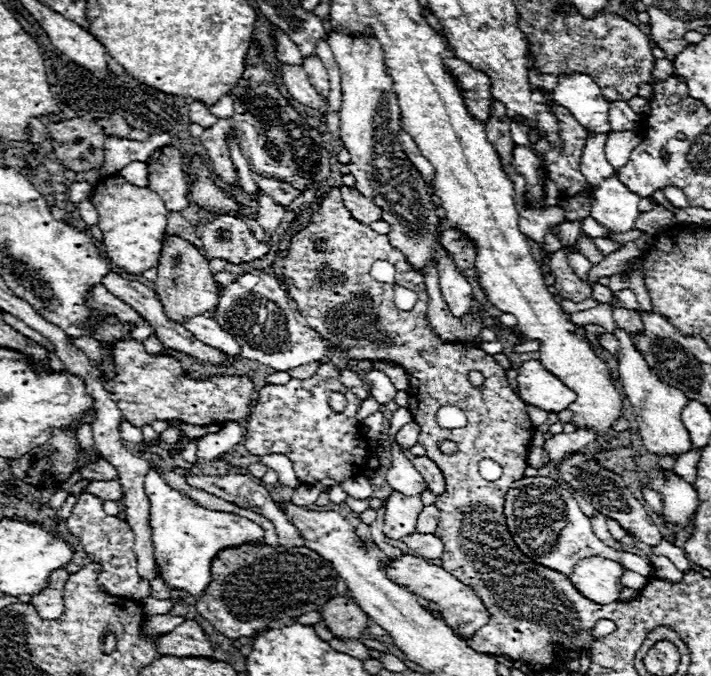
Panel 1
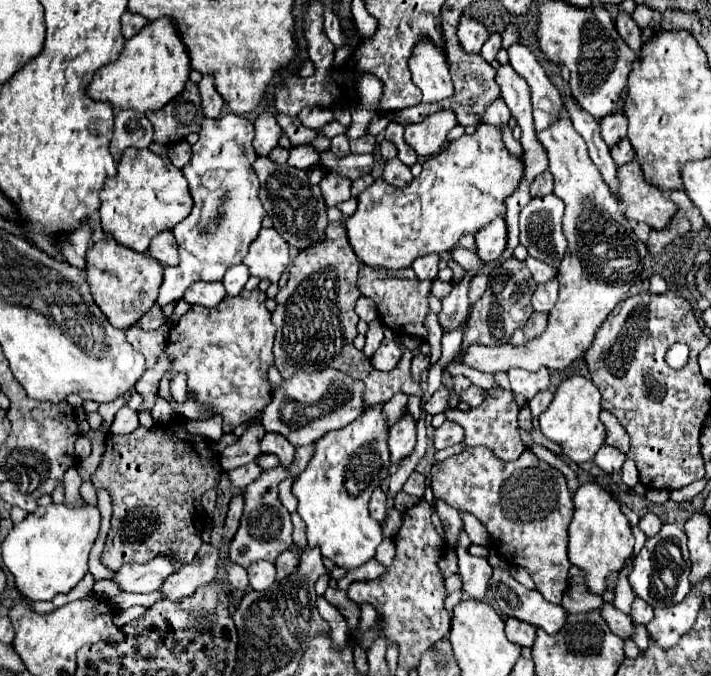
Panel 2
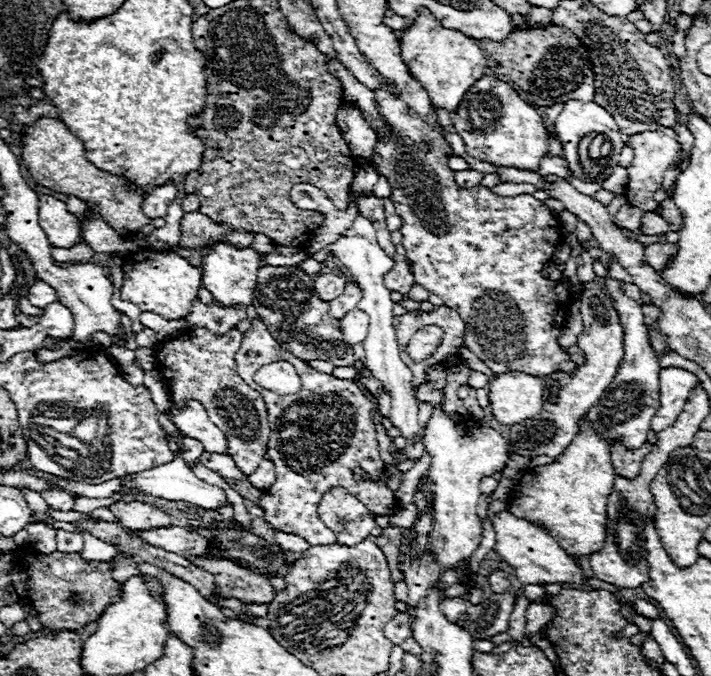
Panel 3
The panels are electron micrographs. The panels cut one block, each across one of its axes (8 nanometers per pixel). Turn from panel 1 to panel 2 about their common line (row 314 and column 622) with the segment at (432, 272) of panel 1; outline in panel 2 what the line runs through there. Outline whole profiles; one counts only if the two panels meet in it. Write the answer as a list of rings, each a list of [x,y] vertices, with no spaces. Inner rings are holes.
[[[602,410],[600,420],[602,420],[602,424],[606,426],[606,444],[618,448],[618,450],[624,452],[624,454],[628,454],[630,440],[628,440],[628,432],[620,426],[620,422],[618,422],[608,410]],[[626,459],[624,466],[622,466],[622,482],[628,488],[634,488],[638,484],[638,470],[635,462],[631,459]]]

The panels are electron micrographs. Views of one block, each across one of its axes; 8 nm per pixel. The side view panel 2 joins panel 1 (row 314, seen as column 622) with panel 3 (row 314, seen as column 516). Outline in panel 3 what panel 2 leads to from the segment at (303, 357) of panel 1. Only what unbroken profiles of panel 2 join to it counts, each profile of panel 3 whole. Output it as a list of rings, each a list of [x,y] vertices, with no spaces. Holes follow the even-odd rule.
[[[358,308],[348,312],[348,316],[340,320],[340,330],[348,346],[356,346],[364,342],[364,338],[368,336],[368,314]]]

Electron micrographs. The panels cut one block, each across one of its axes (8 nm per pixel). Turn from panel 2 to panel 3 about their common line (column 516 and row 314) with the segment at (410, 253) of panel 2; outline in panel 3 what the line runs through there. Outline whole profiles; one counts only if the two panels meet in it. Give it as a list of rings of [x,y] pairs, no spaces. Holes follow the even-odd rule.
[[[132,252],[124,258],[124,284],[120,288],[122,300],[136,304],[140,310],[160,314],[168,320],[178,320],[190,314],[190,306],[202,286],[202,272],[186,258],[174,252]]]

